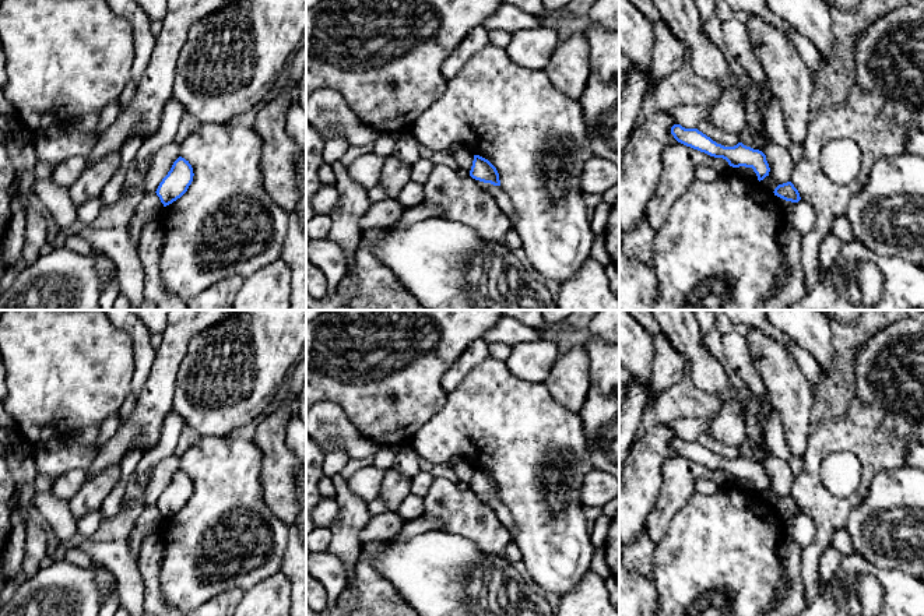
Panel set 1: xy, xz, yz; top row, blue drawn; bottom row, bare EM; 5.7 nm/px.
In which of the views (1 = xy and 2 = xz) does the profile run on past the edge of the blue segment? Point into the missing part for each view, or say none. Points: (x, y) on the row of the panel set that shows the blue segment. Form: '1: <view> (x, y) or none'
1: none
2: none

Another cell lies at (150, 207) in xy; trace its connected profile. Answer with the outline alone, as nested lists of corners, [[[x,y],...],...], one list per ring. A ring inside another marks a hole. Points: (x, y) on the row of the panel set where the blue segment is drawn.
[[[145,191],[143,200],[137,205],[130,222],[129,230],[133,243],[137,246],[143,228],[148,221],[159,219],[164,210],[164,204],[161,203],[159,197],[155,191]]]

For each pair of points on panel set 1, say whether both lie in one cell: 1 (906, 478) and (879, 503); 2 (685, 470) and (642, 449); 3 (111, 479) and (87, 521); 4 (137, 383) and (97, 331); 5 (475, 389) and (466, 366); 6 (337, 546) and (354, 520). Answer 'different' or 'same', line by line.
1: same
2: different
3: different
4: different
5: different
6: same

